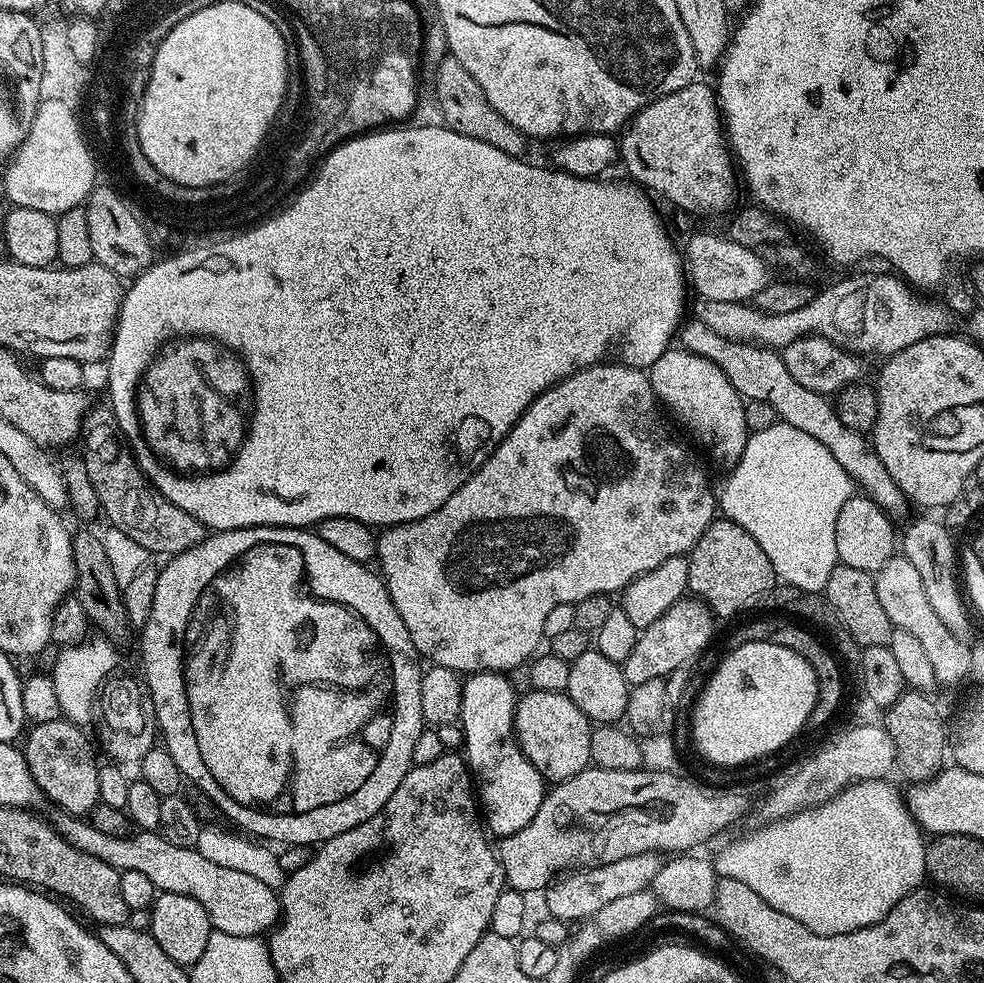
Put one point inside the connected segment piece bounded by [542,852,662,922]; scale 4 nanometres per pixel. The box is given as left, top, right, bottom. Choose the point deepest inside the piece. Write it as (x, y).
(580, 893)

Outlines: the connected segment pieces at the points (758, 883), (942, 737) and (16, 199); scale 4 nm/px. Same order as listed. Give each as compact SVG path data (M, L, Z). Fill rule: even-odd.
M882 779L851 784L825 804L803 808L785 820L773 820L760 826L764 828L746 833L714 856L717 877L729 876L750 886L774 910L790 914L790 918L823 936L846 934L884 920L903 896L916 891L926 880L925 833L909 814L902 792L888 783Z
M905 690L898 702L883 713L882 727L896 744L898 772L912 784L923 784L934 779L946 764L946 724L944 728L940 708L932 698L927 692Z
M50 103L47 107L40 107L26 138L7 161L8 169L4 172L4 192L9 200L7 203L17 208L42 210L55 217L71 208L81 207L87 201L92 189L98 184L95 178L97 163L92 161L89 155L85 155L80 142L81 138L80 125L74 121L72 115L69 115L68 108L59 103Z

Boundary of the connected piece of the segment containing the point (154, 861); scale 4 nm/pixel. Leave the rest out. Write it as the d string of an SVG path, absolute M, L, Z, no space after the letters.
M60 810L57 813L54 827L66 842L120 872L138 870L141 874L146 874L146 878L154 882L157 893L186 894L186 898L194 898L194 902L199 902L202 910L206 910L215 931L234 934L238 938L263 937L269 930L277 927L282 915L277 889L266 886L253 875L218 866L217 863L202 858L197 848L174 846L174 842L161 836L159 831L137 831L127 836L102 834L102 830L95 828L87 819L79 820L76 817L79 815L71 811Z

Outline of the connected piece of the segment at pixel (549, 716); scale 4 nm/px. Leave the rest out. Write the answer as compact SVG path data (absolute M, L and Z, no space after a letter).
M528 690L525 696L523 693L516 701L514 726L522 754L530 758L530 762L544 775L545 781L569 780L592 764L590 738L593 725L564 692Z

